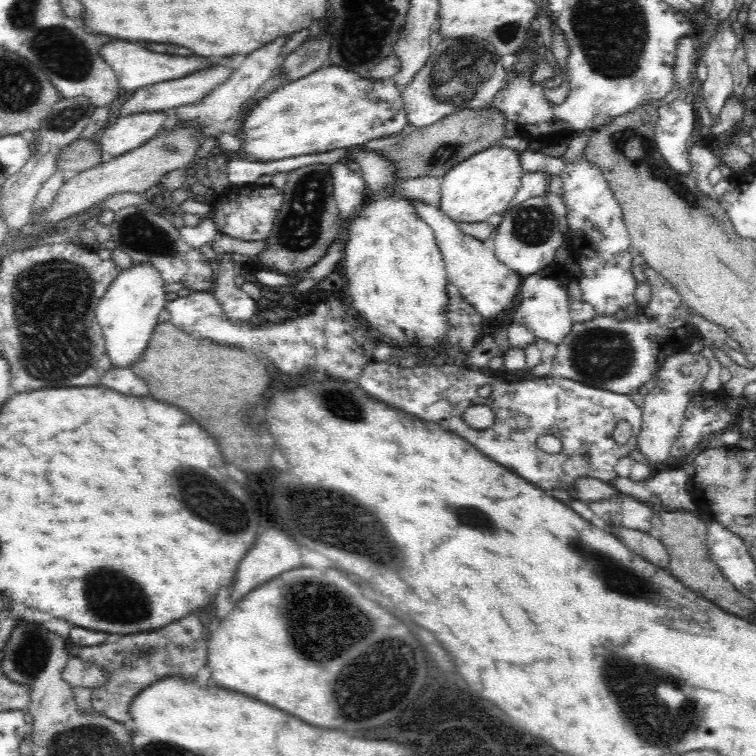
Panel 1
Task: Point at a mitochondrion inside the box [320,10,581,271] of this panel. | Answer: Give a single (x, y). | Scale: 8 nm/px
(456, 76)

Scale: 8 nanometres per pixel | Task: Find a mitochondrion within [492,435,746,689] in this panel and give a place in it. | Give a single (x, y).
(615, 576)

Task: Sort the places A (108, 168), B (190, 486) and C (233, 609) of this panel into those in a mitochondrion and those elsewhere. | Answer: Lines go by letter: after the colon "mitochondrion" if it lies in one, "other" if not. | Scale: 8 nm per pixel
A: other
B: mitochondrion
C: other

